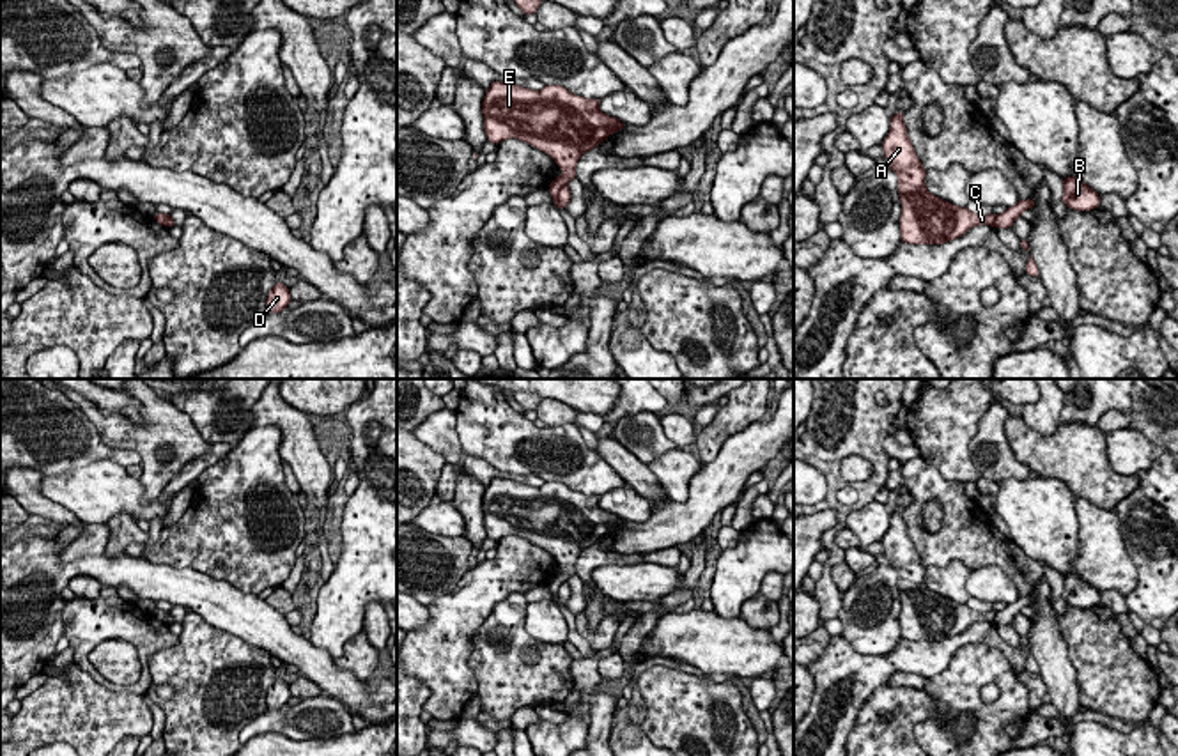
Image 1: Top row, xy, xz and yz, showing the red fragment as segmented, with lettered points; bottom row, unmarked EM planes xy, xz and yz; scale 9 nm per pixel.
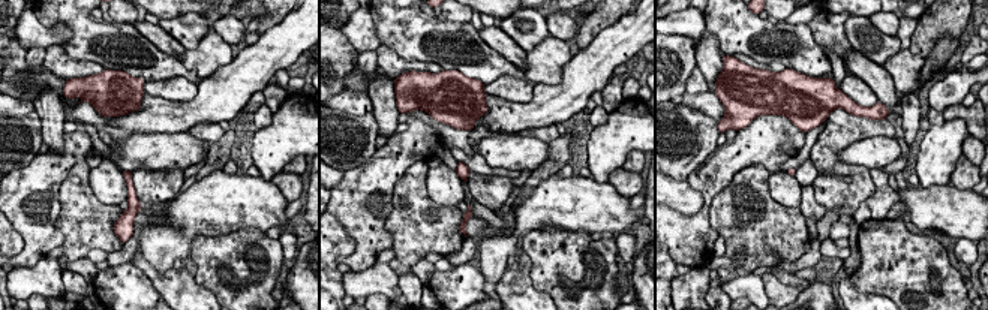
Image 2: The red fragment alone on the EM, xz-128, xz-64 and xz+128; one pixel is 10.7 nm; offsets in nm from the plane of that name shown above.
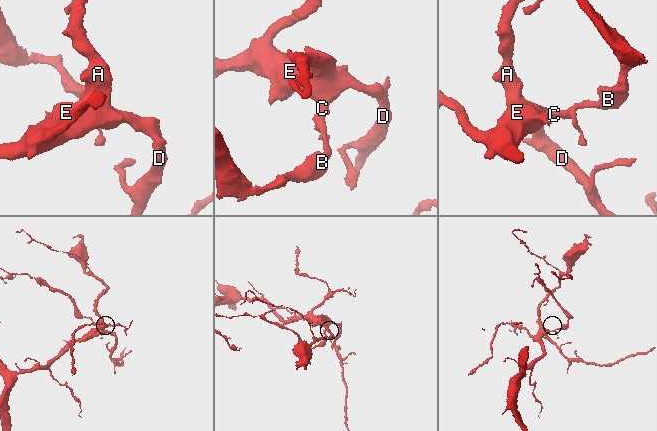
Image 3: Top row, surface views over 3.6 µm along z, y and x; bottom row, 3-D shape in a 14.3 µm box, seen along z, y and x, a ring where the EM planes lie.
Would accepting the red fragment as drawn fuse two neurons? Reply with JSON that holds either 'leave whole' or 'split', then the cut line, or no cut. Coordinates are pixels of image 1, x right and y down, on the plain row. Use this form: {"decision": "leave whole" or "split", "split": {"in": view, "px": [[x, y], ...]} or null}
{"decision": "split", "split": {"in": "xz", "px": [[565, 579], [558, 588], [560, 604]]}}

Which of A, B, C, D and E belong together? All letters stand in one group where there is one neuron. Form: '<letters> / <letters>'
A C D E / B

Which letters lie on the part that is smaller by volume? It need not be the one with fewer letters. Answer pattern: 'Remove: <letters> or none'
Remove: B

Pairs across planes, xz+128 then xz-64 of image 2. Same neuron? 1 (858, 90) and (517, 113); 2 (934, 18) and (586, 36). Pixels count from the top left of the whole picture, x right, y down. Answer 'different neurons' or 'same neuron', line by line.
1: different neurons
2: same neuron

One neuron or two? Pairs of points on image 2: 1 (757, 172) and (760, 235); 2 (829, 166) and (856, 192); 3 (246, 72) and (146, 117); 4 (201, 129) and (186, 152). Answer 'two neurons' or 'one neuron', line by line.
1: one neuron
2: one neuron
3: one neuron
4: two neurons

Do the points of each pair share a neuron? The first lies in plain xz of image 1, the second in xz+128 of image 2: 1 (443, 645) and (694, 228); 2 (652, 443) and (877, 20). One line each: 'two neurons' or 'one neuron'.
1: one neuron
2: two neurons

